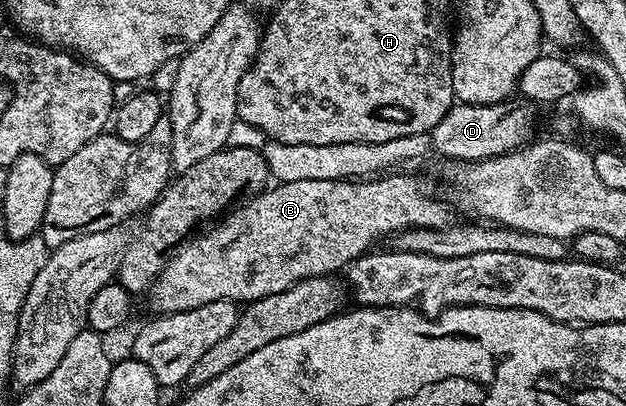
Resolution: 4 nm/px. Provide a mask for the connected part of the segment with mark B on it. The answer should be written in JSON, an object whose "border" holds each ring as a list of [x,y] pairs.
{"border":[[[397,172],[366,177],[364,180],[295,180],[262,189],[250,202],[242,201],[220,221],[210,225],[206,234],[198,233],[190,237],[166,261],[165,267],[147,291],[152,313],[160,316],[191,312],[191,308],[203,308],[203,304],[215,304],[215,300],[248,304],[263,296],[283,292],[299,280],[324,274],[336,275],[377,244],[372,242],[377,242],[380,238],[388,239],[401,230],[440,230],[442,226],[450,225],[450,207],[444,201],[441,203],[439,199],[432,198],[421,187],[419,179],[412,178],[409,174],[395,173]]]}

